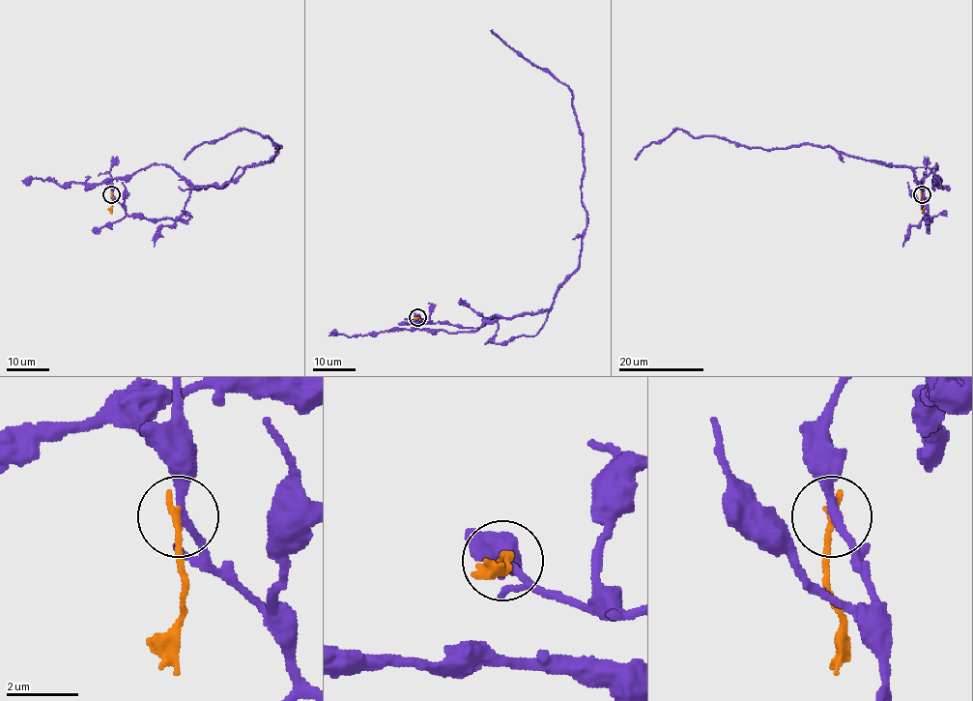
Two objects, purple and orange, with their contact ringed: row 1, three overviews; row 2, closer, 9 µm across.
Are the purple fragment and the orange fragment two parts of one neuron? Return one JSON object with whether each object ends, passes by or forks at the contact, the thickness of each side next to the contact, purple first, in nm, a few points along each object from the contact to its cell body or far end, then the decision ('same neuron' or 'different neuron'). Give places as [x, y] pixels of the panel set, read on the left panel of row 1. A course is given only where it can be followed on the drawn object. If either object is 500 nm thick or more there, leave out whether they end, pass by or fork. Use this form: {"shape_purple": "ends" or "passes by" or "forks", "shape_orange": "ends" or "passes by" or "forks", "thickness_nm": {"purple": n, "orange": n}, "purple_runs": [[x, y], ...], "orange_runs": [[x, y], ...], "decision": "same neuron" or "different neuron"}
{"shape_purple": "passes by", "shape_orange": "ends", "thickness_nm": {"purple": 240, "orange": 200}, "purple_runs": [[112, 193], [128, 216], [174, 219], [192, 189], [233, 182], [280, 146], [237, 130], [184, 160]], "orange_runs": [[112, 193], [111, 213]], "decision": "different neuron"}

